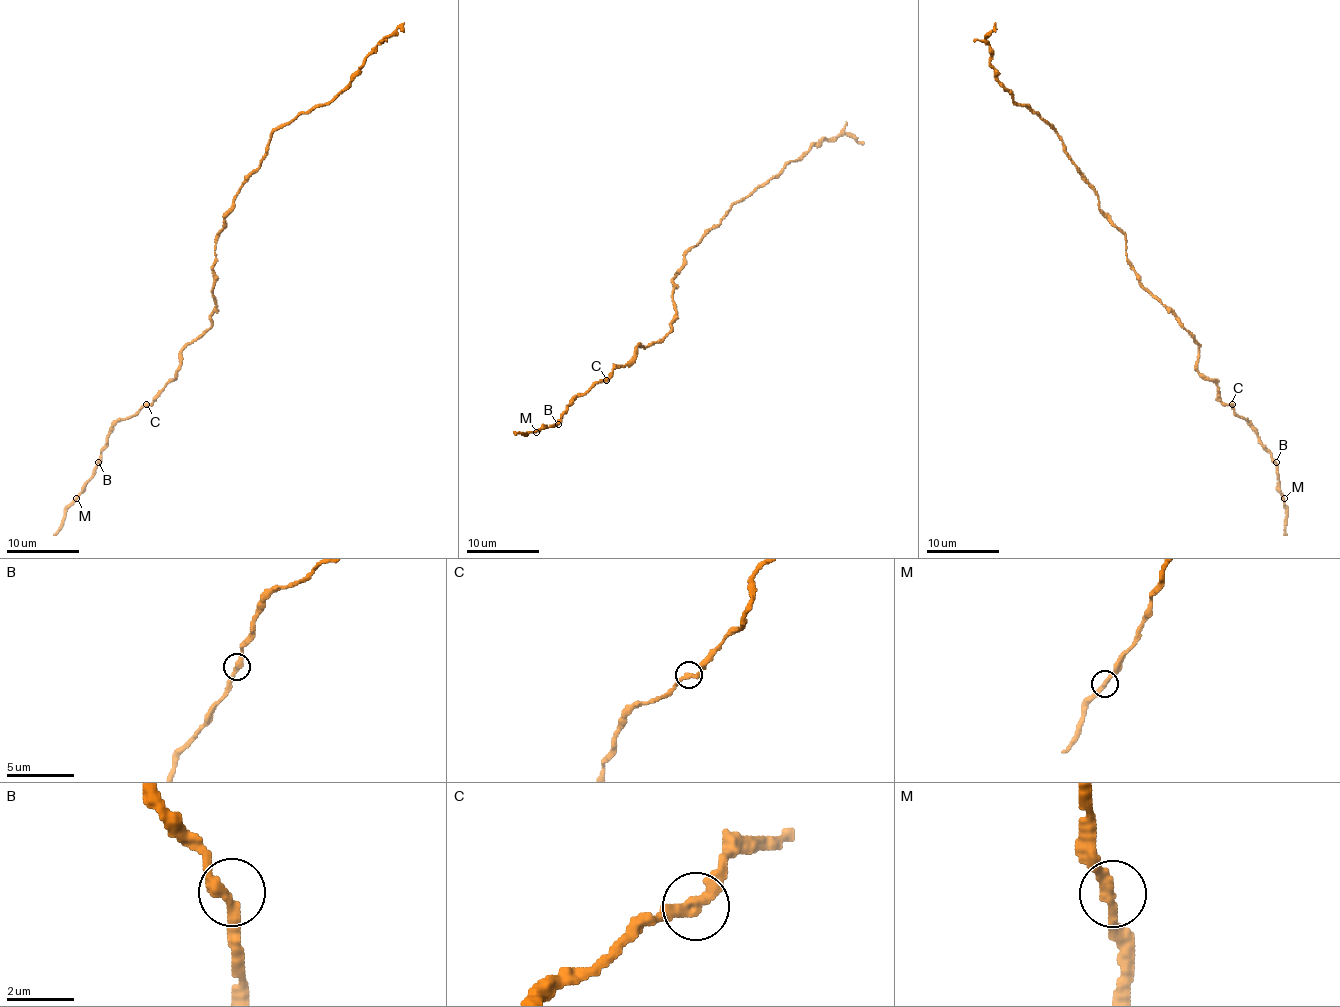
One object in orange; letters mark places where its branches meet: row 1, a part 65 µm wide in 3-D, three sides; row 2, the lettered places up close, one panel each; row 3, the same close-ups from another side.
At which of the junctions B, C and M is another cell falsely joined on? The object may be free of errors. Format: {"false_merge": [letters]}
{"false_merge": []}

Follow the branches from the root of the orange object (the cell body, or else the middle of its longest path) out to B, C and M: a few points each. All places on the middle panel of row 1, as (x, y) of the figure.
B: (674, 285), (676, 317), (670, 330), (656, 343), (640, 345), (625, 365), (580, 394), (558, 424)
C: (674, 285), (676, 317), (670, 330), (656, 343), (640, 345), (636, 354), (625, 365), (618, 365), (607, 379)
M: (674, 285), (670, 330), (640, 345), (625, 365), (580, 394), (556, 424), (536, 432)

